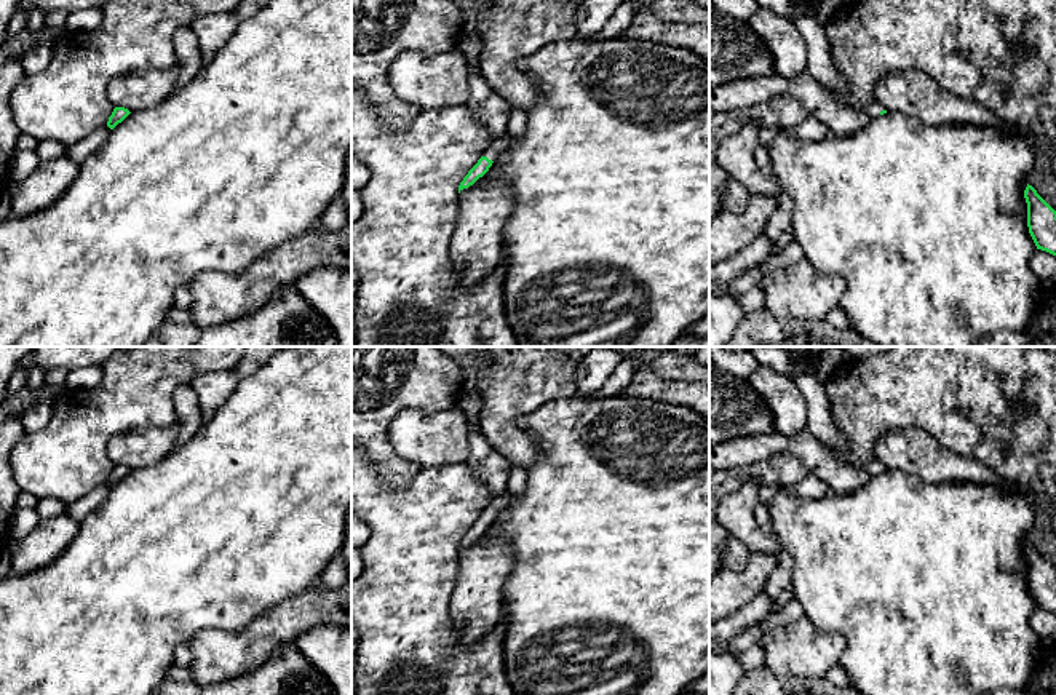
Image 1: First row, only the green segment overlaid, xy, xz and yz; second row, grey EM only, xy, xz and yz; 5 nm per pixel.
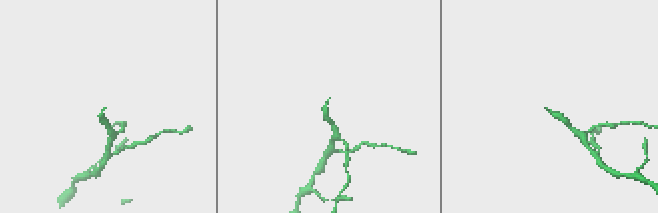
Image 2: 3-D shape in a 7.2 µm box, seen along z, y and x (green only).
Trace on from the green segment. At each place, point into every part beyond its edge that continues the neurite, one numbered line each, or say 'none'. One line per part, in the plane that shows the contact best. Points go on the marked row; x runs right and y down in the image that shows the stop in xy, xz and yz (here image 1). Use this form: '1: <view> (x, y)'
1: xz (492, 152)

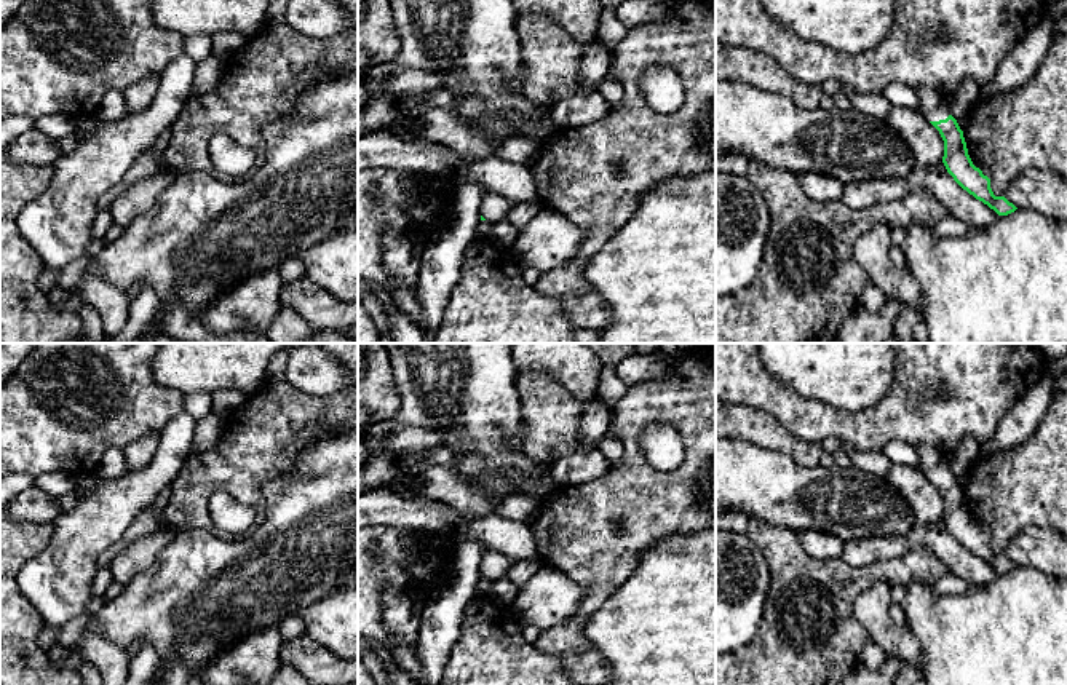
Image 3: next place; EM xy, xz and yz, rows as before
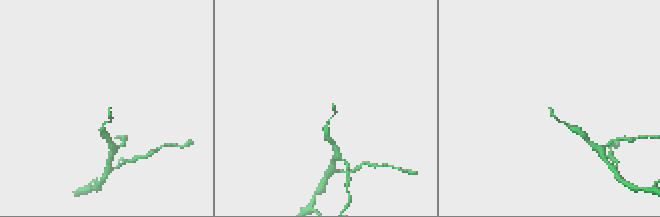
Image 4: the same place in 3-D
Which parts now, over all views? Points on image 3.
1: yz (935, 107)

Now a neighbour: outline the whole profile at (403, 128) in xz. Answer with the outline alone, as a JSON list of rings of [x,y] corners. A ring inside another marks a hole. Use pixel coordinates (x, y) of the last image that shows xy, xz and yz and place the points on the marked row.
[[[399,117],[387,129],[404,142],[411,142],[418,137],[411,118]]]

